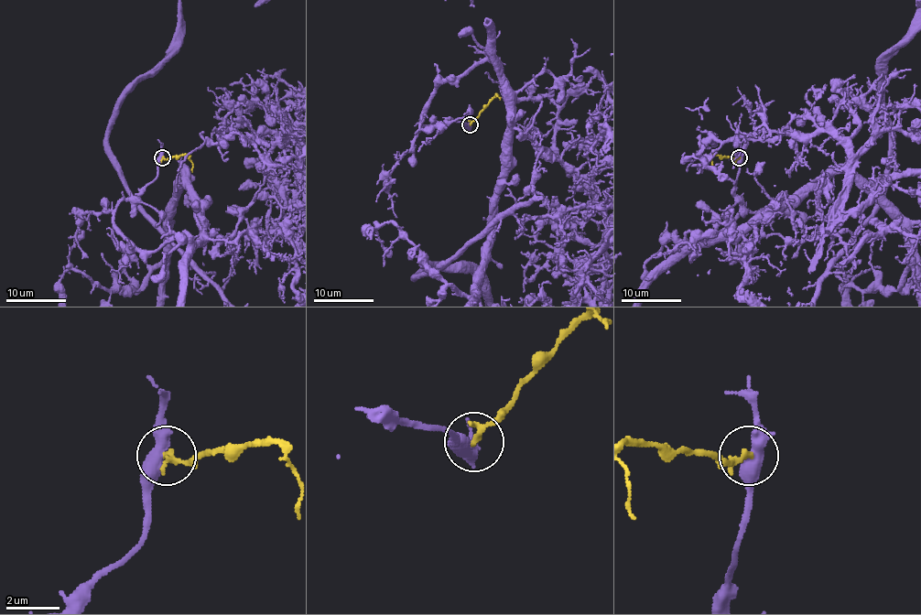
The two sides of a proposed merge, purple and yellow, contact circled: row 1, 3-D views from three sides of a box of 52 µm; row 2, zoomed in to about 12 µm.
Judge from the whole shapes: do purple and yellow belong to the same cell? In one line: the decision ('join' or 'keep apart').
keep apart

